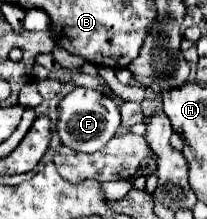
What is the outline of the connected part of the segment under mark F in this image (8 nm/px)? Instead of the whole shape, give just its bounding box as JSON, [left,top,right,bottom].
[56,88,120,152]

